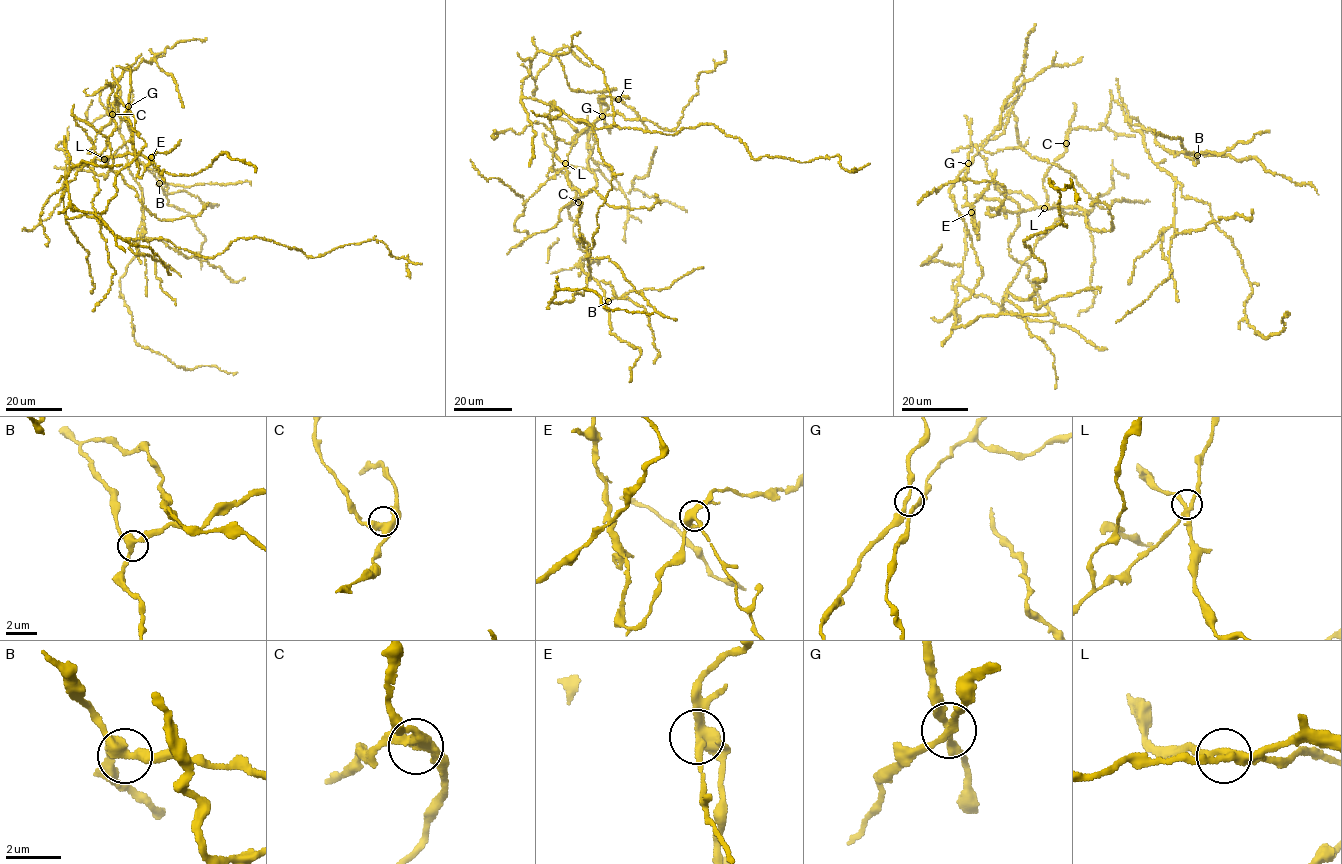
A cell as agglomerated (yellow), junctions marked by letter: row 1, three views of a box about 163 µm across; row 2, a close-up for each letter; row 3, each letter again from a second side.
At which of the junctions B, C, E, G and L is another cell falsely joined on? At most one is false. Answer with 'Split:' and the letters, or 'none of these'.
Split: E

